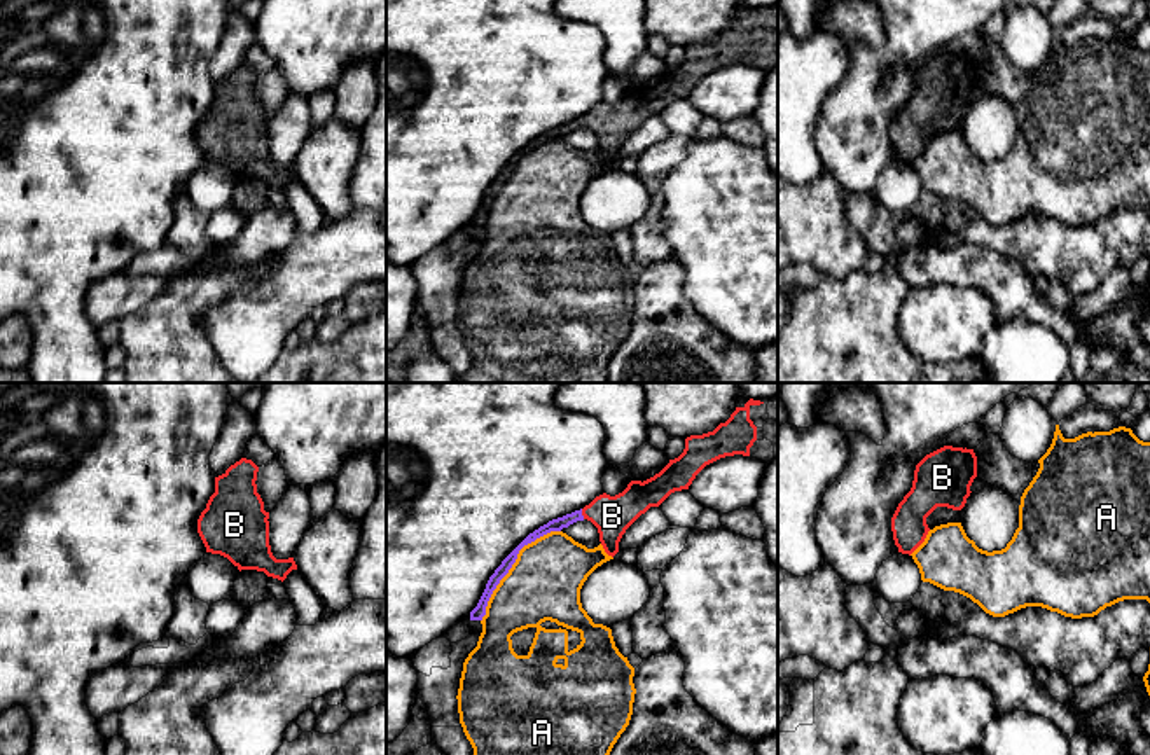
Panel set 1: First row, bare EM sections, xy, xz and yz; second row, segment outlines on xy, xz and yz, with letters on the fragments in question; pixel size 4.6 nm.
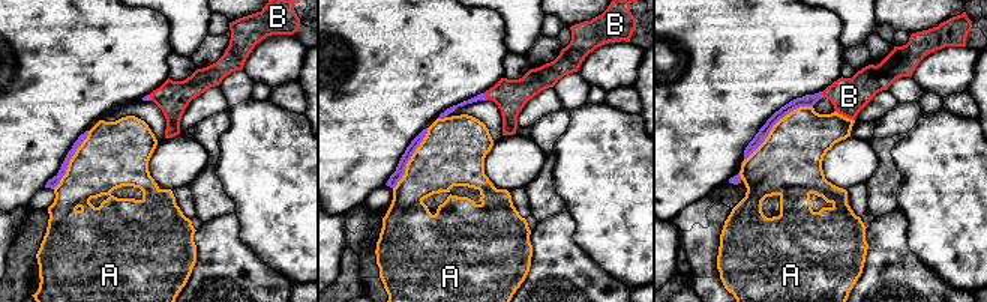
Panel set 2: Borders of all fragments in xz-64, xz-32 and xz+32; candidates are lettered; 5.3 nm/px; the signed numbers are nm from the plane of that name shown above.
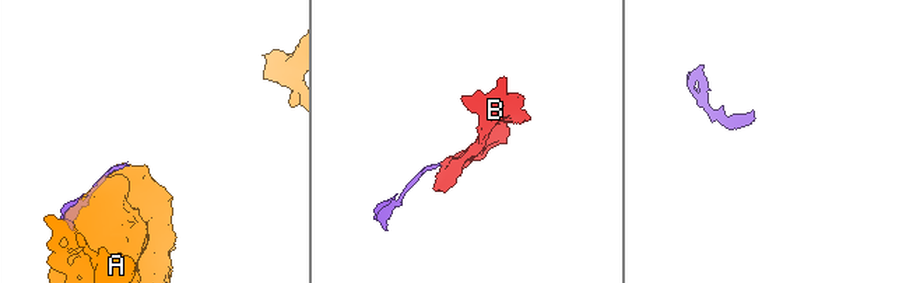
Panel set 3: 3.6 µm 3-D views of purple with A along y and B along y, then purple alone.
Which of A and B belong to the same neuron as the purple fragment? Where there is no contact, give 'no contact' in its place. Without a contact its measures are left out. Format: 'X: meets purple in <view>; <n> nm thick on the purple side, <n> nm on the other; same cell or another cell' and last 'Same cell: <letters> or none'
A: meets purple in xz; 60 nm thick on the purple side, 340 nm on the other; another cell
B: meets purple in xz; 60 nm thick on the purple side, 180 nm on the other; same cell
Same cell: B

